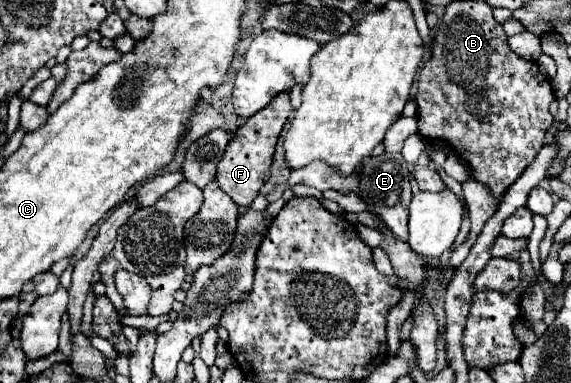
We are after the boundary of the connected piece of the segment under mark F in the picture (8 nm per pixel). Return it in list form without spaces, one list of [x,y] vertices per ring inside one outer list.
[[[281,94],[281,96],[277,96],[277,100],[273,100],[273,104],[269,104],[269,108],[263,108],[261,112],[257,112],[257,116],[249,118],[233,134],[233,138],[225,150],[225,156],[217,166],[215,182],[227,196],[231,196],[231,200],[237,206],[249,208],[251,202],[255,200],[255,196],[259,194],[259,190],[263,188],[265,180],[269,178],[269,168],[273,164],[275,146],[277,146],[277,140],[281,136],[281,130],[283,130],[287,118],[289,118],[289,112],[291,112],[289,94]]]

